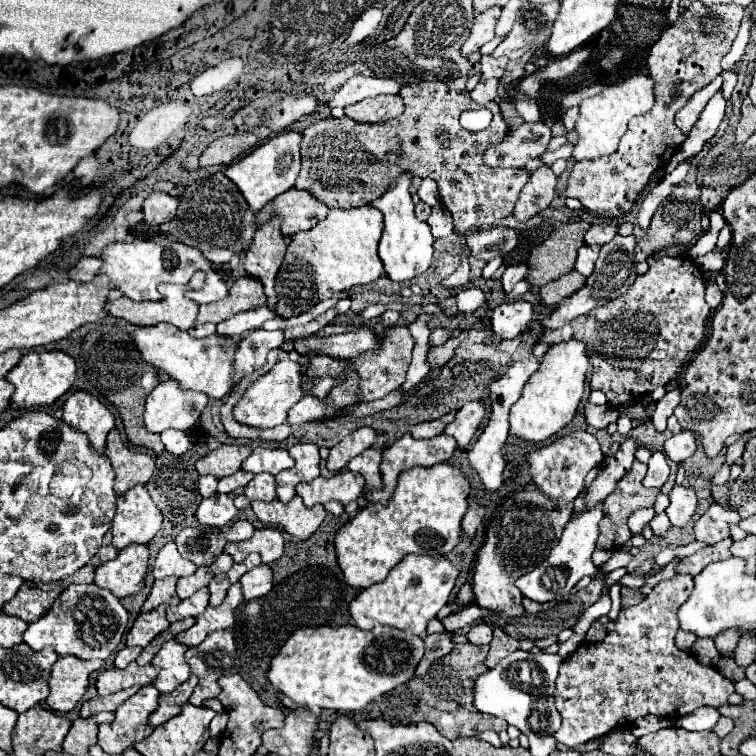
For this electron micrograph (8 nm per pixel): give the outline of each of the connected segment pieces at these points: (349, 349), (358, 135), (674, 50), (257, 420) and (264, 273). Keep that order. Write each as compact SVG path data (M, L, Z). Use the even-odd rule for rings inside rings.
M362 327L354 333L342 333L342 335L332 335L324 339L310 336L294 340L294 349L300 354L316 349L322 355L332 355L332 357L342 357L342 359L356 357L358 353L364 353L376 347L378 347L376 333L374 329L368 329L368 327Z
M458 77L454 81L422 81L416 85L404 85L400 89L400 97L404 101L404 113L396 119L384 121L384 123L358 123L350 117L340 117L332 119L326 117L322 121L312 123L302 131L302 143L300 143L300 155L302 155L302 171L294 183L296 189L306 189L312 193L318 201L324 201L324 205L338 207L338 209L352 209L352 207L362 207L372 203L376 197L382 197L384 191L392 187L392 181L400 177L400 173L412 173L412 177L430 177L438 183L440 191L440 201L442 205L452 213L454 217L454 231L460 235L466 235L474 229L482 227L492 227L500 219L512 215L514 203L518 199L518 193L522 191L524 183L528 181L530 173L522 169L502 169L502 167L486 167L482 163L482 155L490 145L496 145L504 139L508 133L508 127L502 119L500 107L492 101L488 103L488 109L492 111L492 123L478 133L462 129L458 123L458 117L466 109L474 109L474 101L468 95L466 89L466 79L468 77ZM440 131L448 131L450 145L440 147L436 135Z
M692 3L676 19L676 23L660 35L646 59L648 75L654 81L654 107L628 123L616 153L574 163L568 177L568 187L564 191L566 197L580 199L586 211L600 217L622 217L624 213L632 211L652 173L664 167L676 149L684 143L686 133L680 133L680 129L674 125L674 115L680 107L684 107L692 93L696 93L696 89L702 89L722 73L720 61L730 51L742 17L744 7L740 5L706 7L702 3Z
M290 359L278 361L266 375L258 377L242 395L242 399L234 407L234 419L242 425L250 427L276 427L286 423L288 409L304 395L302 391L302 373L298 371L298 363Z
M276 217L264 223L256 231L254 243L244 259L246 275L258 279L264 285L264 293L268 297L268 303L266 303L268 309L274 309L278 303L274 279L286 253L286 243L280 233L280 225L282 225L282 219L276 219Z

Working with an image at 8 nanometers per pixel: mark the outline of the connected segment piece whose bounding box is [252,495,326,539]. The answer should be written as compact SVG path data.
M298 495L292 497L288 503L282 503L278 499L270 503L254 501L252 511L256 513L262 525L280 527L286 533L294 535L296 539L308 539L326 517L326 511L322 505L308 509Z

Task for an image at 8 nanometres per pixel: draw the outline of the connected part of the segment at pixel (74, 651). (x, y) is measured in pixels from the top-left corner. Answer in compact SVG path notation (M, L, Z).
M70 585L48 609L44 617L30 623L24 633L24 643L34 651L52 647L60 657L72 655L80 659L108 659L122 645L128 627L128 611L106 589L90 585Z

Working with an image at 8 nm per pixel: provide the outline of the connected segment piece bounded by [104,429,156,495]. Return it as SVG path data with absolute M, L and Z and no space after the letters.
M116 429L108 433L104 455L110 459L112 469L116 473L114 491L118 495L126 493L130 487L138 483L148 483L156 471L154 459L128 447Z

